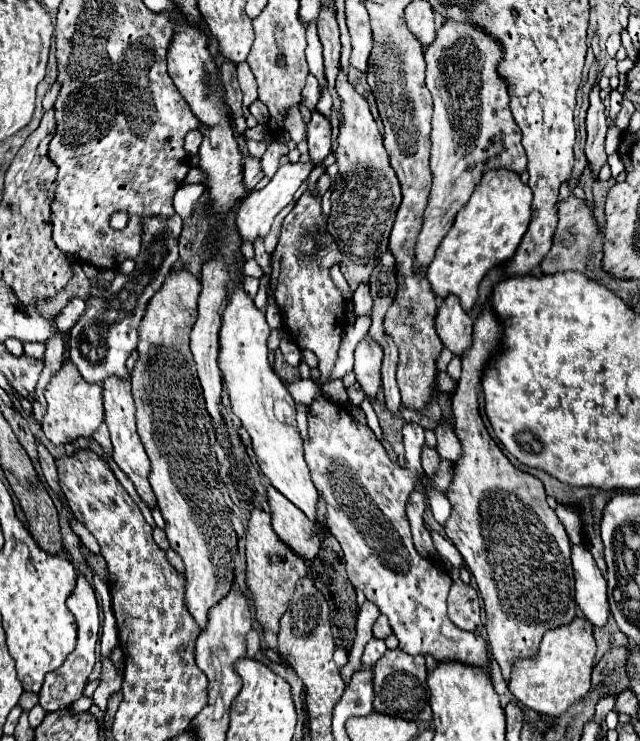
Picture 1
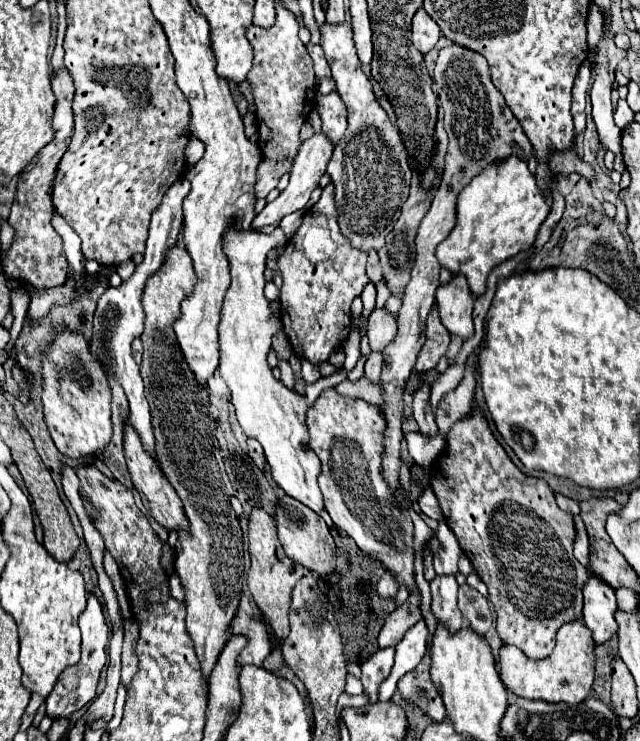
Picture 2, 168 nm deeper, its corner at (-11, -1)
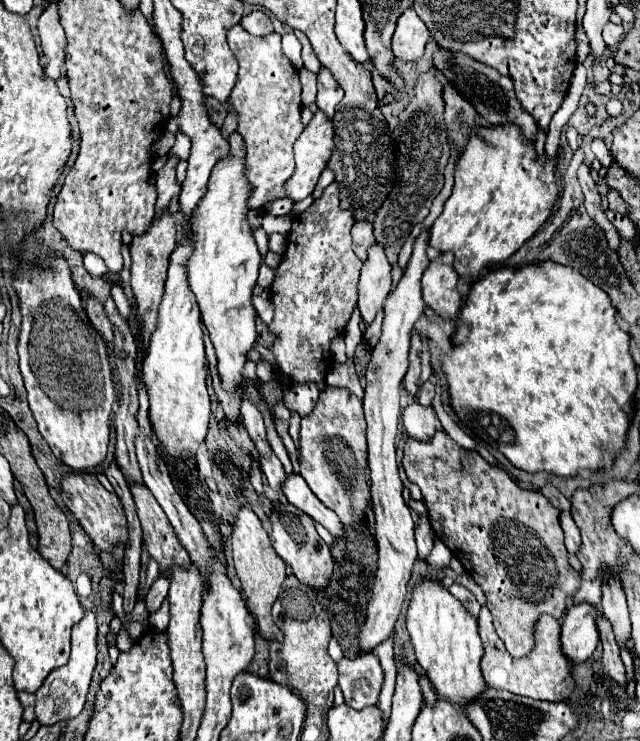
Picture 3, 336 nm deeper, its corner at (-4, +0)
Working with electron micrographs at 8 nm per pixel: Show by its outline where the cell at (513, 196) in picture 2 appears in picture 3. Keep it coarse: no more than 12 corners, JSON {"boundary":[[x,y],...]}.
{"boundary":[[480,124],[430,246],[460,276],[508,260],[560,196],[556,158]]}

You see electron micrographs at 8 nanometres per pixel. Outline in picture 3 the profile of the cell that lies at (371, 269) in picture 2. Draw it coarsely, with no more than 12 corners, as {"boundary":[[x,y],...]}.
{"boundary":[[358,220],[352,228],[354,252],[364,258],[376,242],[370,220]]}

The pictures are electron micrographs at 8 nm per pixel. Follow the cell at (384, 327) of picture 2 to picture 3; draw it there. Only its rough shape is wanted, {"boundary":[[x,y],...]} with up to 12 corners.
{"boundary":[[372,244],[360,270],[358,310],[366,324],[384,306],[392,266]]}

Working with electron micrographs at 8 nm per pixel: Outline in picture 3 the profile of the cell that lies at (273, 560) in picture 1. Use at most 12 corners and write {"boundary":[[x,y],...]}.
{"boundary":[[240,508],[232,556],[266,640],[284,638],[270,608],[286,578],[258,516]]}

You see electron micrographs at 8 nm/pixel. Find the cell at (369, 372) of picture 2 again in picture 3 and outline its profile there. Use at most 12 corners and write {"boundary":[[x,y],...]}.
{"boundary":[[384,308],[376,314],[366,328],[364,338],[374,348],[380,338],[380,326],[384,320]]}

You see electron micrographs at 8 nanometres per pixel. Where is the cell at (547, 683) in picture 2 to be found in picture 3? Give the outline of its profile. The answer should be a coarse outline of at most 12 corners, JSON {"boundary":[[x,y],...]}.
{"boundary":[[486,606],[480,664],[490,688],[560,702],[572,694],[560,624],[542,614],[534,648],[508,654]]}

